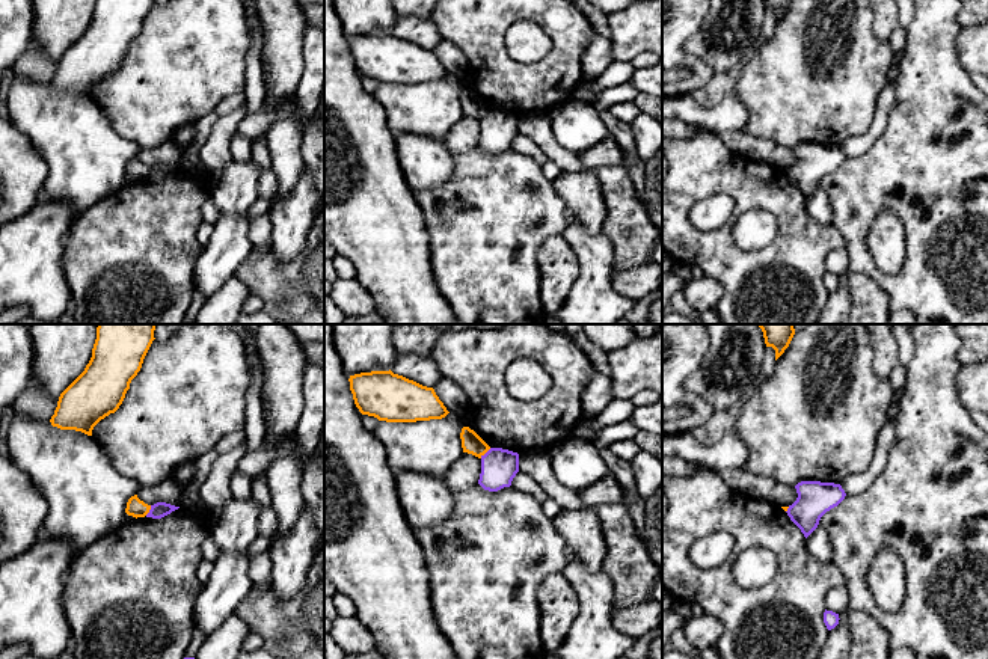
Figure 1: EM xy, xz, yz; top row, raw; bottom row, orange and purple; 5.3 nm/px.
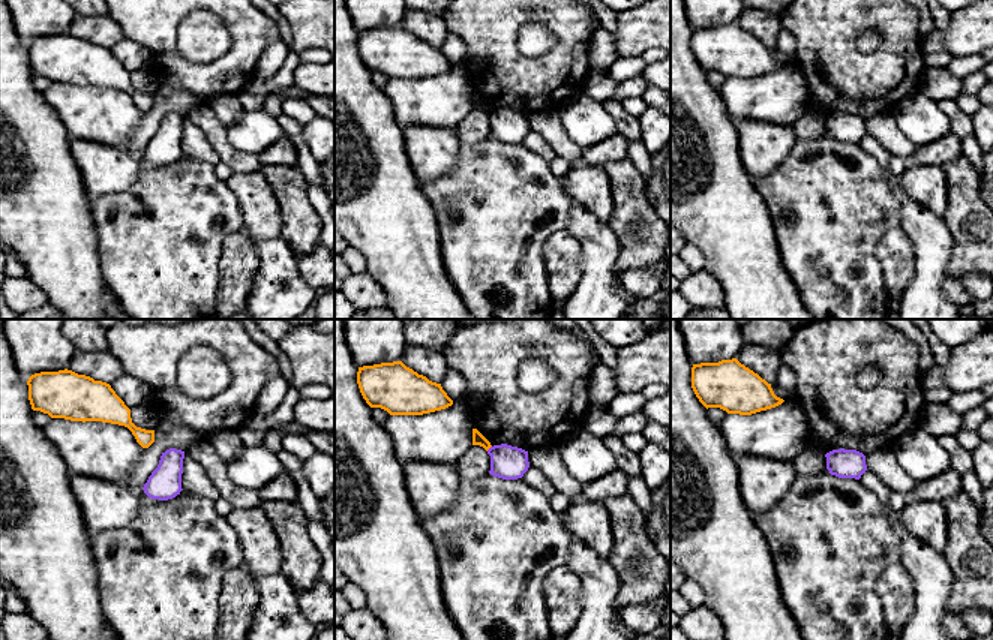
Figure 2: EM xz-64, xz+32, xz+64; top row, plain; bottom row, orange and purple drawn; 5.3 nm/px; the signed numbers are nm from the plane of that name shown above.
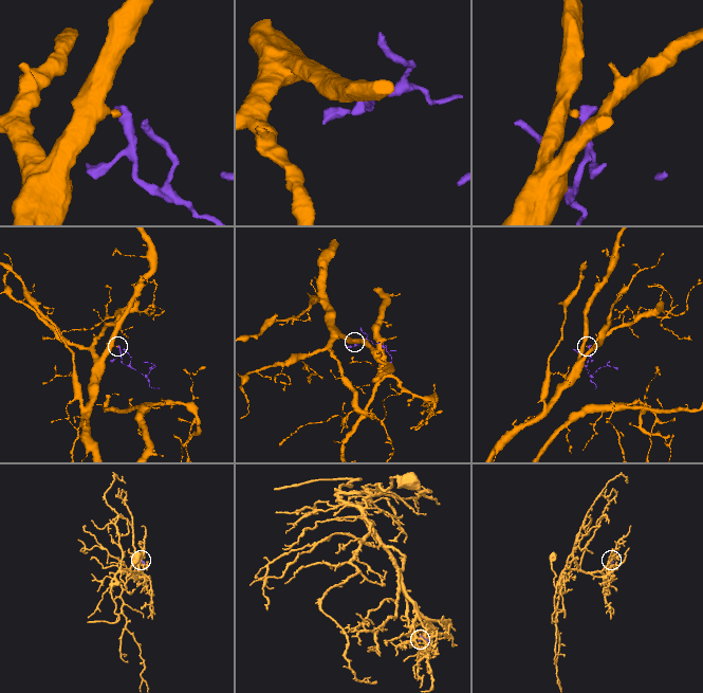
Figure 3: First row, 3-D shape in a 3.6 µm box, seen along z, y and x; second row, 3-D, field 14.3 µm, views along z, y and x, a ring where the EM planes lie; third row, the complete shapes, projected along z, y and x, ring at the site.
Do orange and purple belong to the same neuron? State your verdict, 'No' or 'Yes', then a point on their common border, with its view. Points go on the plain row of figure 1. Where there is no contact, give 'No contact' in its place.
No. Touches orange at xz (484, 115)

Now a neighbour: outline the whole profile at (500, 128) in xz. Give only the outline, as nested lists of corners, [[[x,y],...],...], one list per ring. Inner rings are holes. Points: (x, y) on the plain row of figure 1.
[[[490,110],[484,118],[481,118],[481,136],[478,146],[484,152],[498,154],[504,149],[510,149],[517,134],[517,115],[502,110]]]

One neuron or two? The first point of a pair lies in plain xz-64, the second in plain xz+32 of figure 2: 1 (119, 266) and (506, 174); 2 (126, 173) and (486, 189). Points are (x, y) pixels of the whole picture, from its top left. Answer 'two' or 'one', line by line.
1: one
2: two

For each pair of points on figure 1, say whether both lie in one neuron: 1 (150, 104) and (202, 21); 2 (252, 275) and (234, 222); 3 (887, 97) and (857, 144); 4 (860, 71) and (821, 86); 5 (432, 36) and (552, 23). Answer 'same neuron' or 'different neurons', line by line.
1: same neuron
2: different neurons
3: same neuron
4: same neuron
5: different neurons

